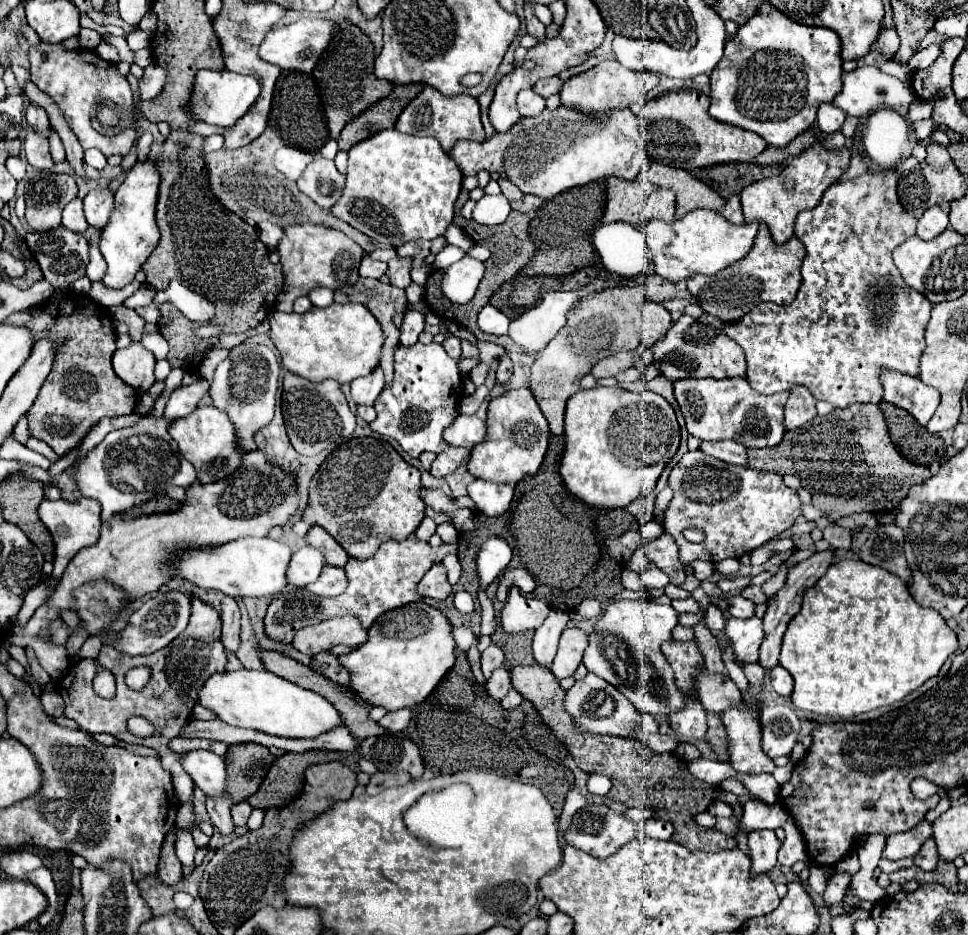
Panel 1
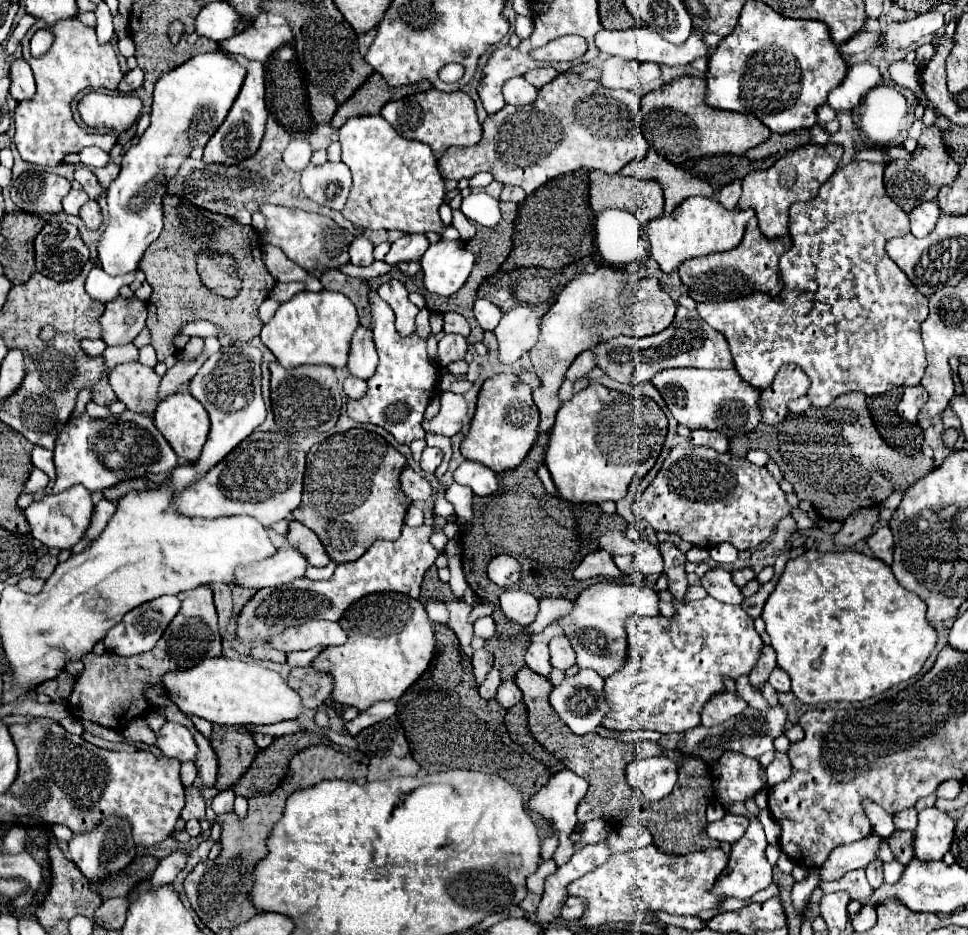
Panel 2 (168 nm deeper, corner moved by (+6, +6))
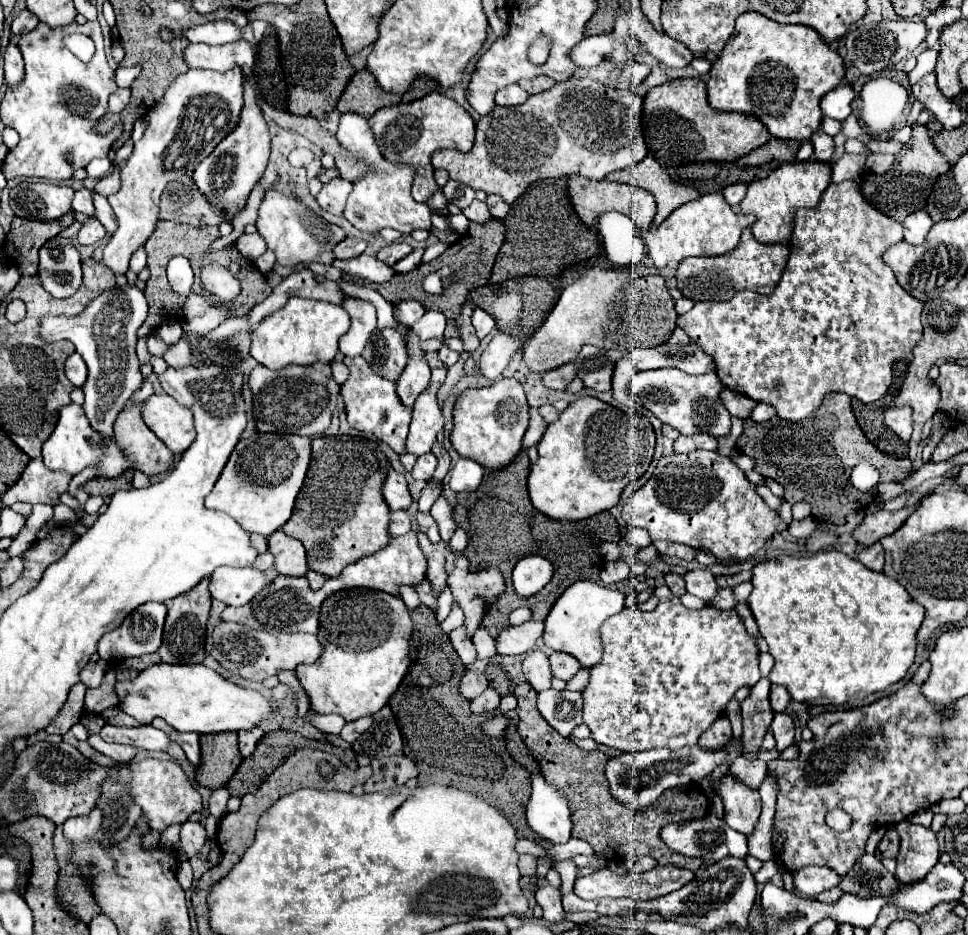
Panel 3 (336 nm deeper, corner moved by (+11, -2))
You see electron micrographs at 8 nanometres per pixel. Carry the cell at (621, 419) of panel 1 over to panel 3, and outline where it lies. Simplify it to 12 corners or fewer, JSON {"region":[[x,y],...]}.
{"region":[[571,402],[527,492],[551,520],[613,508],[651,464],[645,416]]}

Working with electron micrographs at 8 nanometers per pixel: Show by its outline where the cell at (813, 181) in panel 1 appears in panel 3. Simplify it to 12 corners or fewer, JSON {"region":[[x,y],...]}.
{"region":[[791,162],[749,184],[753,236],[787,244],[799,208],[831,182],[825,162]]}

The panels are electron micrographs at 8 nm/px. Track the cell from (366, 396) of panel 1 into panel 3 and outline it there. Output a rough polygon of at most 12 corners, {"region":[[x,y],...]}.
{"region":[[361,298],[343,308],[351,328],[339,340],[343,356],[361,356],[375,330],[375,308]]}

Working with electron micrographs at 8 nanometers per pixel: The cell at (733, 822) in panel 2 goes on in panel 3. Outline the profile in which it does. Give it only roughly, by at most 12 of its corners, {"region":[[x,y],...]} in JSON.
{"region":[[721,818],[669,822],[671,852],[701,860],[747,858],[747,836]]}

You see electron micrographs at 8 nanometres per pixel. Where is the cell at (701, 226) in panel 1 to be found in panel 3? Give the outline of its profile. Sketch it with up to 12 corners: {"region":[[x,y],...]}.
{"region":[[721,192],[645,232],[657,268],[731,252],[753,214]]}

